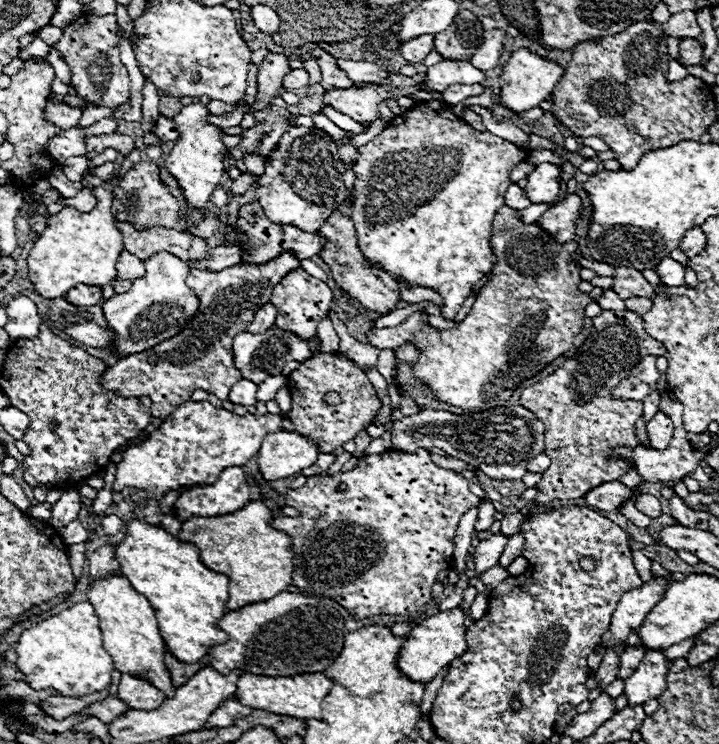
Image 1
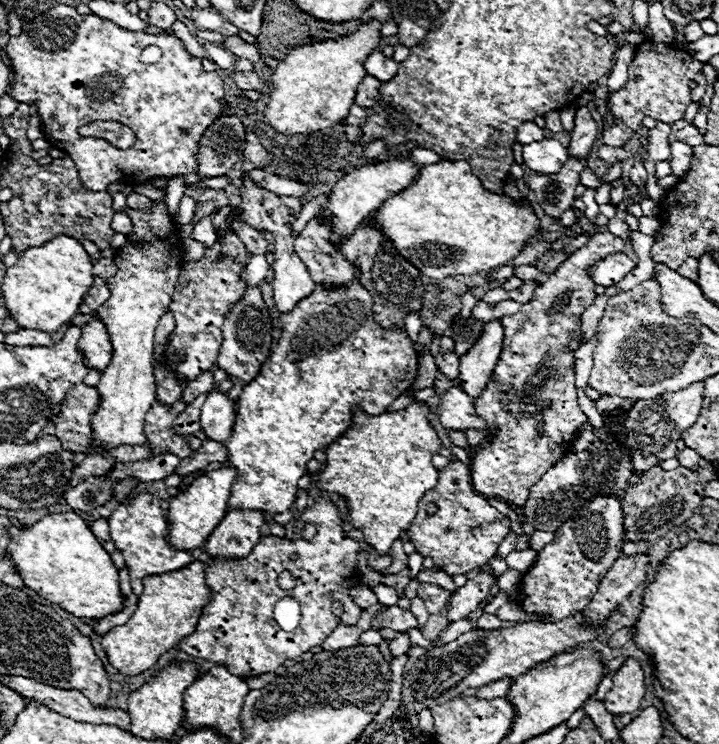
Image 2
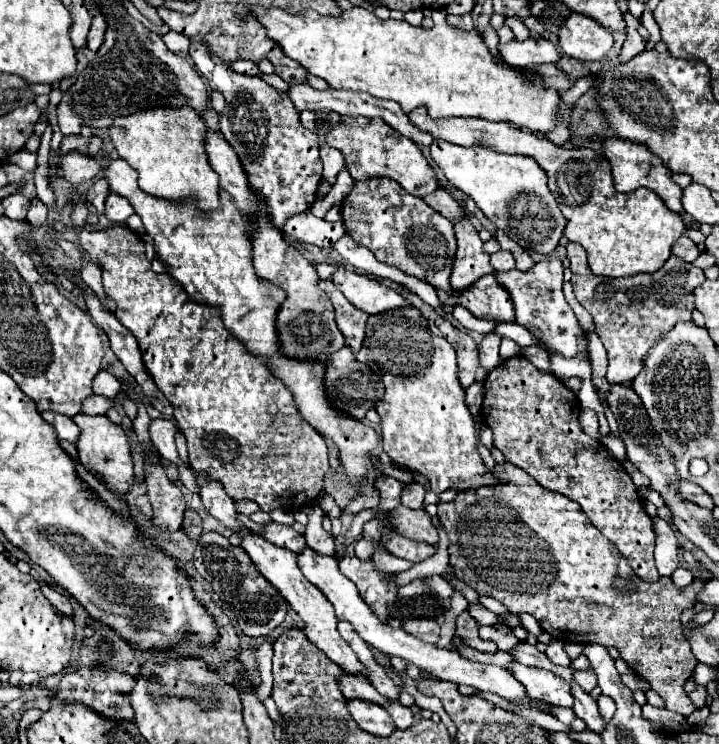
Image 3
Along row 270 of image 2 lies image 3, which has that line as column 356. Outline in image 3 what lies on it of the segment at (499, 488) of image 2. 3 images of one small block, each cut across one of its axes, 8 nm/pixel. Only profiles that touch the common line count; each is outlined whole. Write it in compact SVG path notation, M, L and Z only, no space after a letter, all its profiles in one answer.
M344 556L340 560L340 572L346 574L358 588L362 600L372 608L372 612L386 622L388 606L398 598L398 584L392 576L380 572L372 560L360 560L358 556Z

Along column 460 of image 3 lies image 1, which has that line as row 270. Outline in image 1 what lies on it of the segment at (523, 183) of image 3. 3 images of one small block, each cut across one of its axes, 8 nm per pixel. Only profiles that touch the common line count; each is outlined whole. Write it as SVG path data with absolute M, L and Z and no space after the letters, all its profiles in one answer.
M158 252L144 260L146 274L132 282L132 288L124 294L116 294L102 304L106 320L110 328L118 334L116 346L110 350L116 356L130 356L136 352L144 352L176 334L180 334L188 320L192 320L198 312L198 296L186 286L186 278L190 272L188 262L180 260L172 252Z

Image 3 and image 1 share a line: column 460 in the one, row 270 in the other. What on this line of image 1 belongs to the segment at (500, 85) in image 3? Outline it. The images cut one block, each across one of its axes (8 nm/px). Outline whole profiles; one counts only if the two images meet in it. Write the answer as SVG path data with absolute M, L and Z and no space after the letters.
M135 148L123 161L118 177L94 189L94 196L98 196L98 204L94 210L78 212L72 206L64 206L56 216L48 220L46 230L40 234L40 238L28 254L30 282L34 284L40 296L66 296L66 292L76 284L104 286L116 278L116 260L124 250L124 238L112 218L112 190L124 174L138 162L141 162L140 150Z

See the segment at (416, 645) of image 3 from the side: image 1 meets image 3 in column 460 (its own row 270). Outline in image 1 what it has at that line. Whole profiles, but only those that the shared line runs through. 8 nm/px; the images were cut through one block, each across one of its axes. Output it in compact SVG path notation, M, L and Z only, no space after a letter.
M662 258L662 262L656 266L656 272L660 276L660 280L666 286L680 286L684 284L684 266L672 258Z

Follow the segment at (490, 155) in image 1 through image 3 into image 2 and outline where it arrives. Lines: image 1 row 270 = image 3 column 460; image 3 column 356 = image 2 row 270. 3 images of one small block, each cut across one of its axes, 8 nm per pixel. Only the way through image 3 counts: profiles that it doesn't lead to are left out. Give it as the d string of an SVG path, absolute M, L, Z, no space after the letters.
M354 266L356 278L346 288L324 288L322 284L316 284L312 296L300 300L292 312L280 314L282 338L268 358L268 366L264 368L266 374L259 373L244 386L236 402L238 416L234 432L224 442L230 450L230 460L224 466L234 466L238 470L228 510L250 508L276 514L290 510L296 500L298 480L304 476L304 466L314 458L316 450L326 450L352 426L352 406L360 404L366 414L382 414L412 386L418 372L418 352L414 350L414 342L404 330L384 330L374 322L372 296L360 284L358 272L358 266Z

